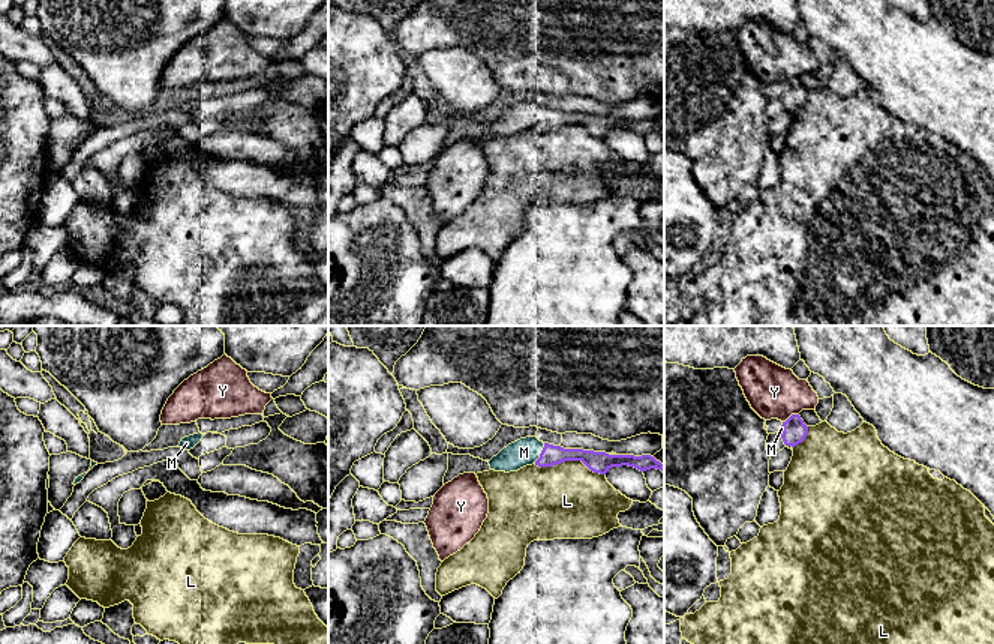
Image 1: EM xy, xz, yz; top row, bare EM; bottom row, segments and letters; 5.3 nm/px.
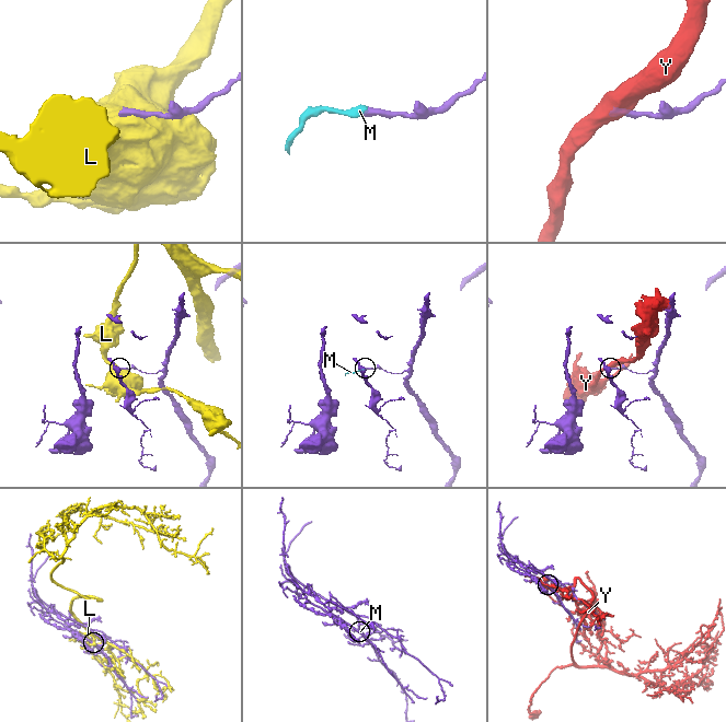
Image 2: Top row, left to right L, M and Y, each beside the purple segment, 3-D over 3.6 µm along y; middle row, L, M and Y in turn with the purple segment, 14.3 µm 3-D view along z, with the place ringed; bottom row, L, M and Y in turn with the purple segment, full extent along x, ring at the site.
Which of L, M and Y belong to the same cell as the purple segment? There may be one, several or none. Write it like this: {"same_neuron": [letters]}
{"same_neuron": ["M"]}

